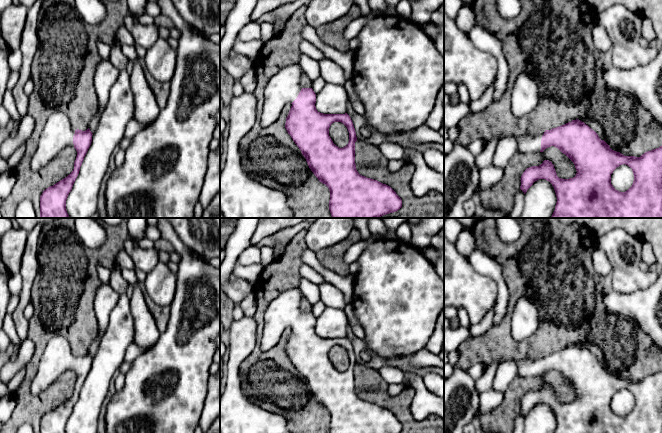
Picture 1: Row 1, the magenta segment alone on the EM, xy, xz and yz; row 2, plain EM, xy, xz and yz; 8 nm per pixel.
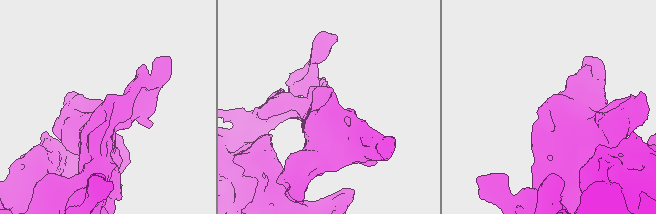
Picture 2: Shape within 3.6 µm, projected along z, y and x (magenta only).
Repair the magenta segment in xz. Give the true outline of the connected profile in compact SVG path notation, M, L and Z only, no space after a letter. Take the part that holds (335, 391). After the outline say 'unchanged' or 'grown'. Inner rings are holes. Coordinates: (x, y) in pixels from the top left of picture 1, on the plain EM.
M297 288L283 291L273 299L264 314L264 329L260 339L260 349L269 350L272 346L278 344L287 327L291 327L291 333L286 342L285 352L295 368L301 374L307 388L318 404L325 408L330 415L329 433L400 433L402 424L396 416L388 409L377 404L367 402L358 397L355 388L355 366L357 365L355 352L350 340L345 338L323 338L317 335L316 318L312 312L303 312L300 306L301 292ZM332 347L343 347L349 356L349 366L343 371L336 370L329 360L329 352Z | grown

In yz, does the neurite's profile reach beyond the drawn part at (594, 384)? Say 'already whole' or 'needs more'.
needs more

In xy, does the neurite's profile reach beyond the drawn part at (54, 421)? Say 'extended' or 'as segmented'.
extended

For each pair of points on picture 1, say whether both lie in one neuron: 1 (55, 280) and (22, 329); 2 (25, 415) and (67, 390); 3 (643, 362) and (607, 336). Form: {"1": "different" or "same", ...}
{"1": "different", "2": "same", "3": "same"}

